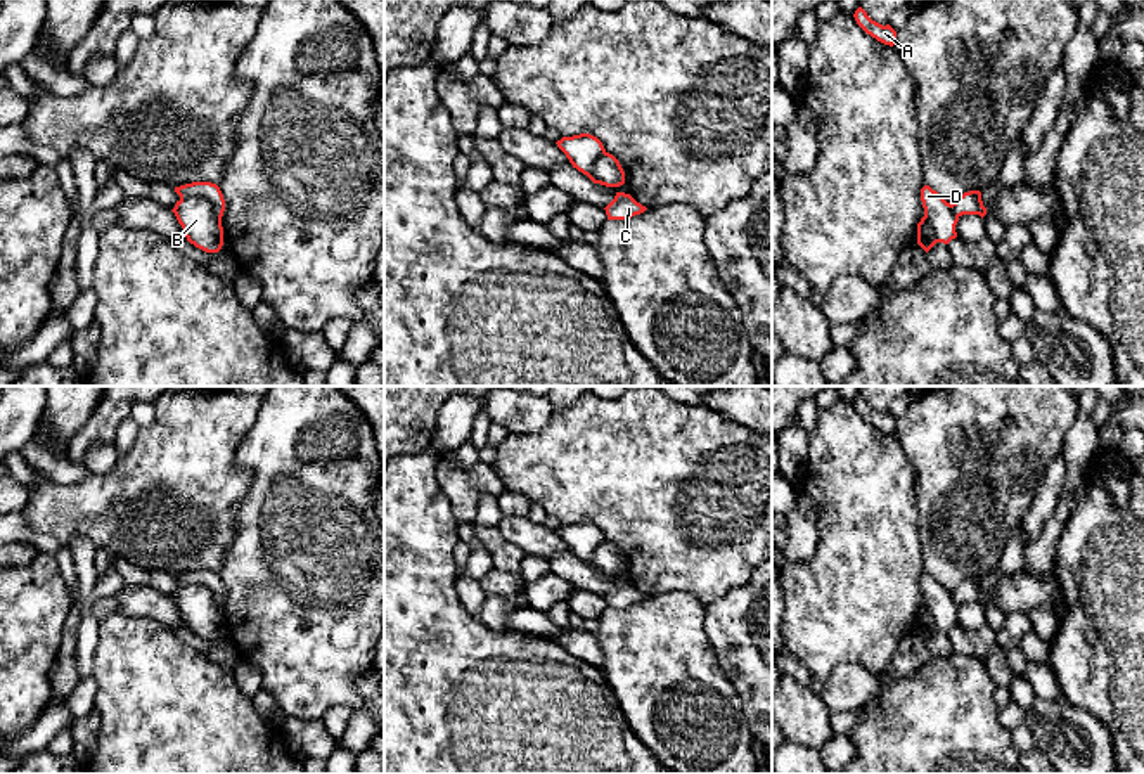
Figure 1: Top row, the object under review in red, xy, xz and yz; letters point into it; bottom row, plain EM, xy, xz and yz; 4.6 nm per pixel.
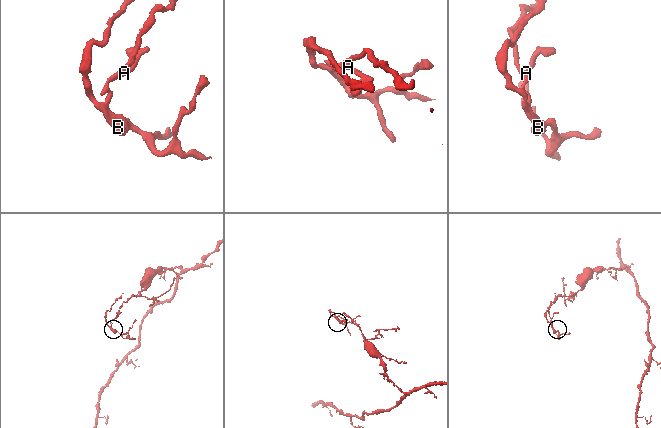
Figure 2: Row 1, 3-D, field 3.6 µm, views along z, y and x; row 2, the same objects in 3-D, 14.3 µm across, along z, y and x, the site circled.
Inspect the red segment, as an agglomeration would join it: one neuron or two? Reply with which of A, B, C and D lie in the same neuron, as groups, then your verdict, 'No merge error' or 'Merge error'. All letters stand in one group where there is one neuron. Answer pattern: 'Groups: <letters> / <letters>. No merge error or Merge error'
Groups: A D / B C. Merge error

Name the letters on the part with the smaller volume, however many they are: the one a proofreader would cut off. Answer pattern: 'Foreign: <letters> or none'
Foreign: B, C

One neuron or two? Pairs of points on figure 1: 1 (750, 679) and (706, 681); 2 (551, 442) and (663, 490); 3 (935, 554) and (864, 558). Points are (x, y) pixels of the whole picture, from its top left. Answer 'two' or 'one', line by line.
1: two
2: one
3: two

